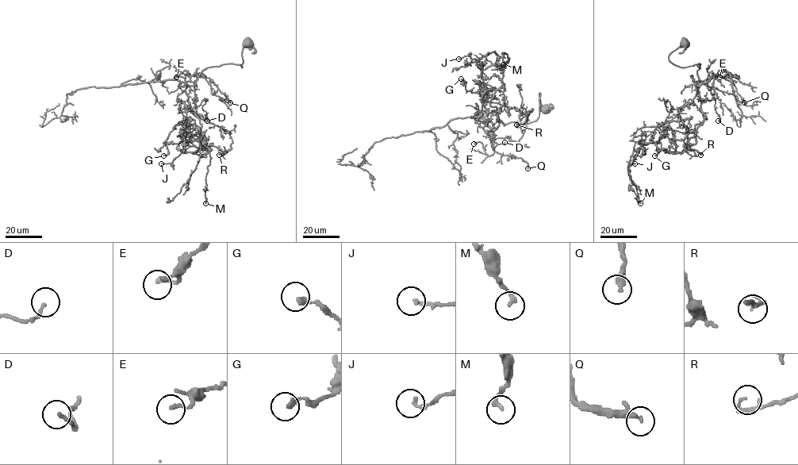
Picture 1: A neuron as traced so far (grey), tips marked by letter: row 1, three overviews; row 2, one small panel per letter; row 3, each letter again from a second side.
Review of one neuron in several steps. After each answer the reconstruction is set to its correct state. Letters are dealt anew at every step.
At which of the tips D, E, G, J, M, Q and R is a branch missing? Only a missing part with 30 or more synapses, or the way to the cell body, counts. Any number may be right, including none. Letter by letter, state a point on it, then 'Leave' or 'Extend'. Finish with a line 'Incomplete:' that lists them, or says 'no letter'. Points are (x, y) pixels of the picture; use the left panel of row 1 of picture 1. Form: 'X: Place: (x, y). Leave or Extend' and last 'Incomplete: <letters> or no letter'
D: Place: (207, 121). Leave
E: Place: (176, 77). Leave
G: Place: (163, 155). Leave
J: Place: (161, 163). Leave
M: Place: (205, 203). Leave
Q: Place: (230, 102). Extend
R: Place: (219, 155). Leave
Incomplete: Q

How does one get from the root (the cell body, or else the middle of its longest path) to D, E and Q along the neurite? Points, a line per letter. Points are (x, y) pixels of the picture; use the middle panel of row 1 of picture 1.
D: (546, 108), (541, 104), (539, 93), (536, 120), (522, 124), (496, 122), (492, 139), (497, 144), (504, 142)
E: (546, 108), (539, 93), (536, 120), (496, 122), (488, 134), (492, 155), (480, 142), (473, 144)
Q: (546, 108), (539, 93), (536, 120), (497, 121), (488, 134), (496, 151), (521, 158), (527, 168)

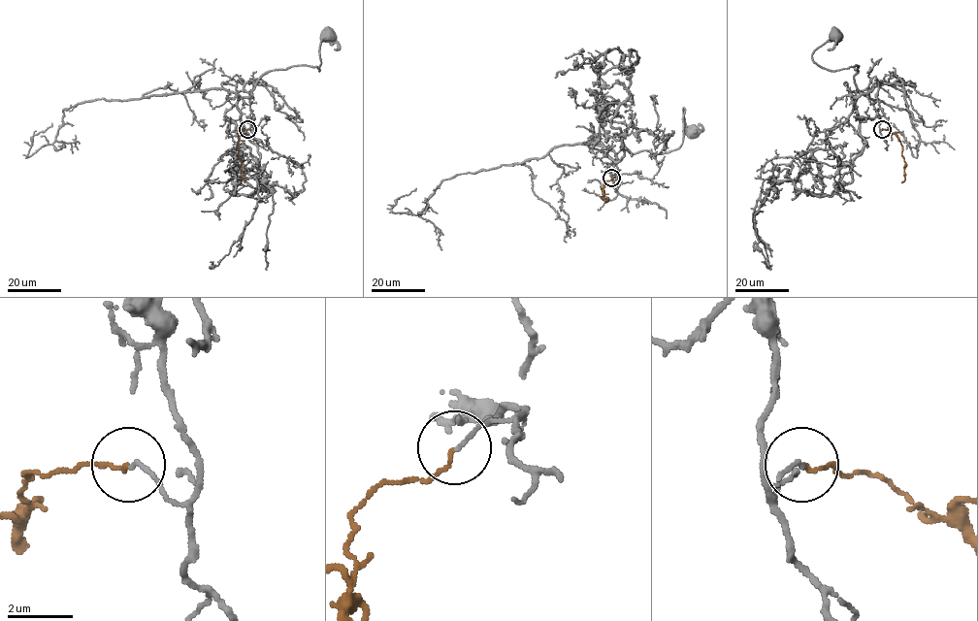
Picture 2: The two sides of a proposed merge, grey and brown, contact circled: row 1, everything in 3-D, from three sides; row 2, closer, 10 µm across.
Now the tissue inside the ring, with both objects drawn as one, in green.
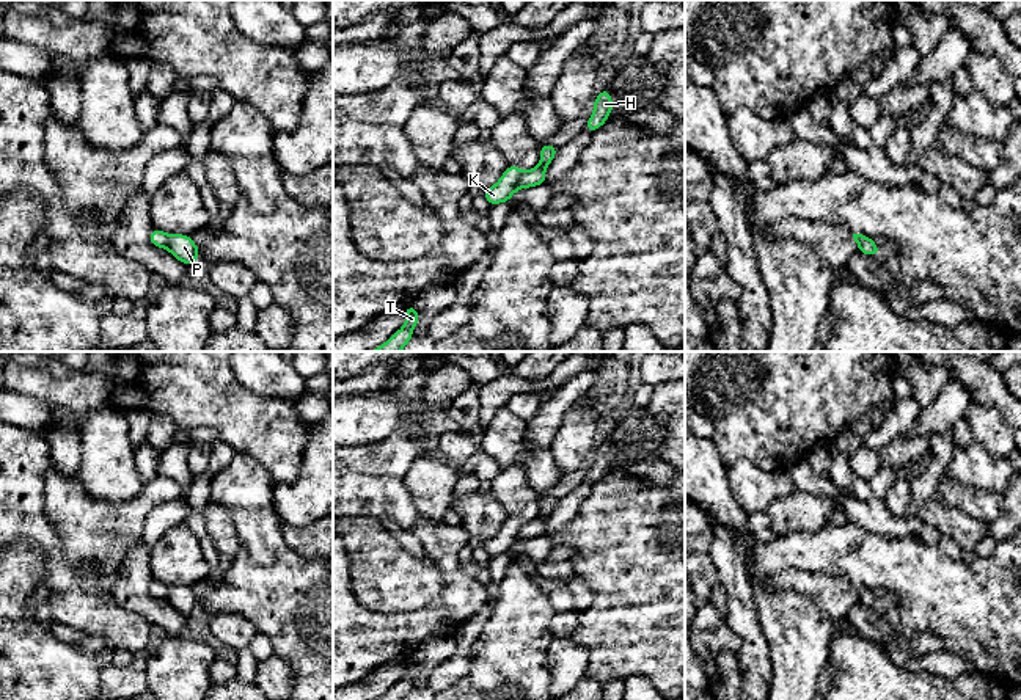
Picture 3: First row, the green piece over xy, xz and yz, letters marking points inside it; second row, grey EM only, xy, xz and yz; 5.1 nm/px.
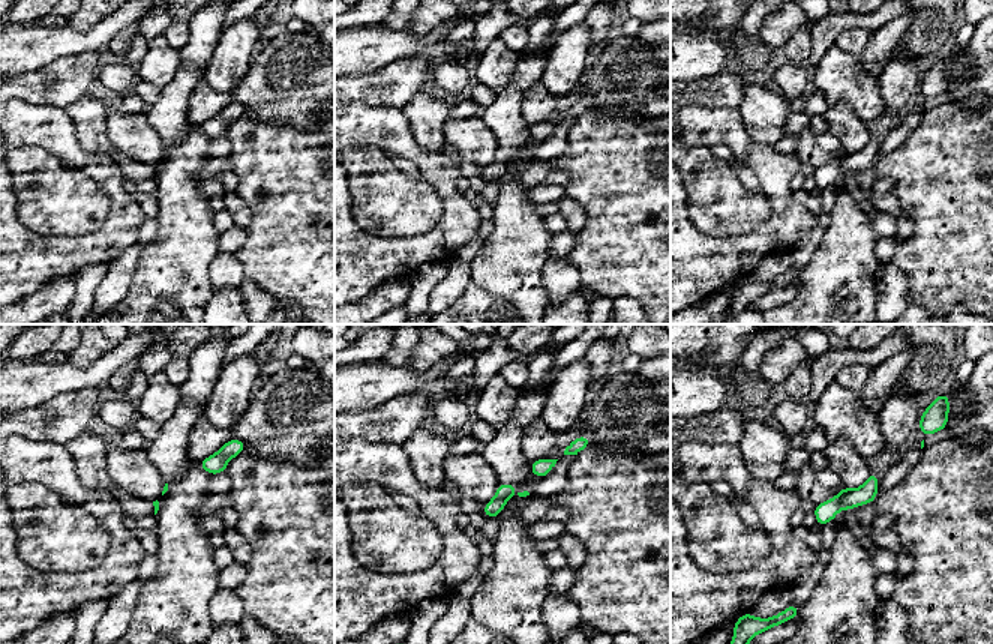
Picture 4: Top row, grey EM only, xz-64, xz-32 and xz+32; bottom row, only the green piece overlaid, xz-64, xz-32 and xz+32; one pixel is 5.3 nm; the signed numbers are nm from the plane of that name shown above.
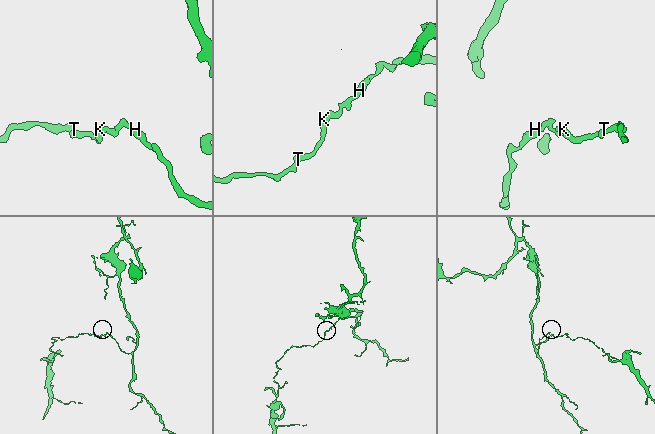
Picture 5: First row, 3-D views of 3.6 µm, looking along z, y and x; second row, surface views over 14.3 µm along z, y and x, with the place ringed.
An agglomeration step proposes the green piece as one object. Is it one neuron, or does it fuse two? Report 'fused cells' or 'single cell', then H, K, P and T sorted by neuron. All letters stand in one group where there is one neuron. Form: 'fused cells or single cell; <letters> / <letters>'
fused cells; H P / K T

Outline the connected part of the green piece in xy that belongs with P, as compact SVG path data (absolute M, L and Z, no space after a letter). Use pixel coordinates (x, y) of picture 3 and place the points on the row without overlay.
M173 585L165 601L184 617L190 617L199 611L198 596L192 592L190 587L185 585Z

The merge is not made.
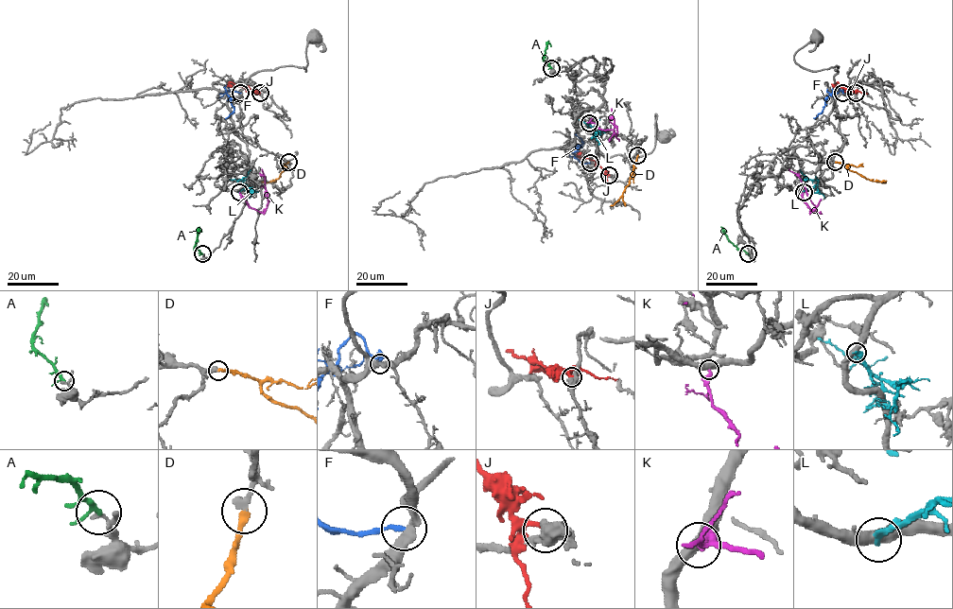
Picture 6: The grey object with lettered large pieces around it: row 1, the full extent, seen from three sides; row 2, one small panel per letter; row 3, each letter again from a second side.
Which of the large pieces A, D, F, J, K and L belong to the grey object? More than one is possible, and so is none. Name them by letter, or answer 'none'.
D

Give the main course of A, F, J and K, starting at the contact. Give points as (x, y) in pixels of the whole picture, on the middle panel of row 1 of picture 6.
A: (551, 68), (543, 58), (549, 41)
F: (590, 163), (581, 163), (575, 156), (575, 152), (583, 143), (576, 133)
J: (609, 175), (594, 161), (579, 157), (577, 155), (581, 152)
K: (589, 122), (600, 130), (614, 130), (615, 135), (616, 128), (611, 108)

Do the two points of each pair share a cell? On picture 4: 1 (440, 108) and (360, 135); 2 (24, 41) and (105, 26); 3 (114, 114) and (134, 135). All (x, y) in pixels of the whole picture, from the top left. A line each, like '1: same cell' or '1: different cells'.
1: different cells
2: same cell
3: same cell

